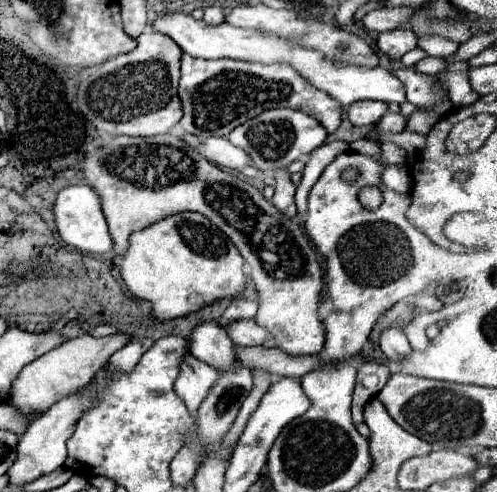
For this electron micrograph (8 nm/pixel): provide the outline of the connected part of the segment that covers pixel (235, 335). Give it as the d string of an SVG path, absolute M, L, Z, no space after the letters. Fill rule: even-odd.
M238 320L226 332L236 346L262 346L270 338L268 330L254 320Z

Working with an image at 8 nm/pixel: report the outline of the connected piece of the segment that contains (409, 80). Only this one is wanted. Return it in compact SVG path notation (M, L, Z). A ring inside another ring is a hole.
M404 68L404 70L394 70L396 78L400 78L404 82L407 101L412 102L414 106L430 106L438 100L438 94L434 90L434 82L424 76L418 74L414 68Z

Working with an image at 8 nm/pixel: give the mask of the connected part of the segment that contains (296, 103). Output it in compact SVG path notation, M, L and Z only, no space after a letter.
M182 54L182 78L180 78L180 100L184 106L184 116L180 124L186 132L196 136L228 136L236 126L244 124L246 120L258 116L264 110L270 108L300 108L302 112L308 112L310 116L316 116L318 122L326 124L328 134L335 132L341 123L342 108L334 98L330 98L326 92L320 92L318 88L310 86L302 76L294 72L292 66L286 64L252 64L252 62L240 62L240 60L202 60L192 58L188 54Z

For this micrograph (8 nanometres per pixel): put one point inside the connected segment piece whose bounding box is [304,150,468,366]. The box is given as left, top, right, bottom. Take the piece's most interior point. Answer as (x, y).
(374, 258)

